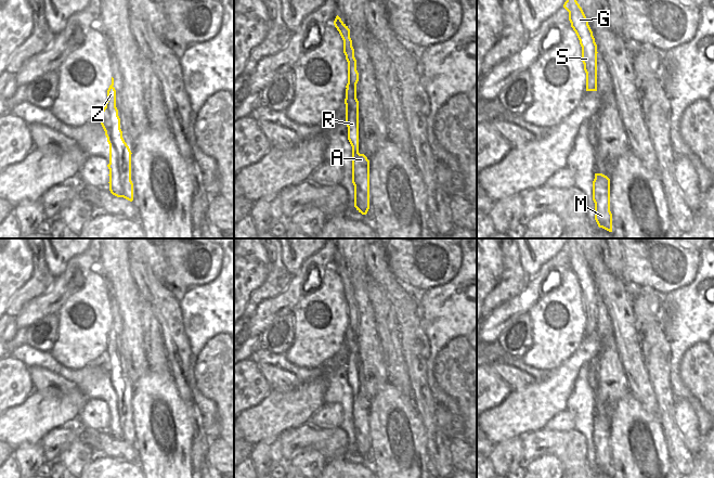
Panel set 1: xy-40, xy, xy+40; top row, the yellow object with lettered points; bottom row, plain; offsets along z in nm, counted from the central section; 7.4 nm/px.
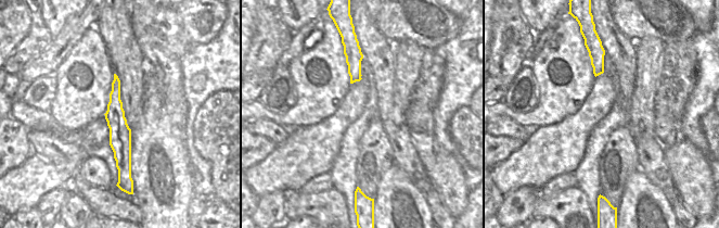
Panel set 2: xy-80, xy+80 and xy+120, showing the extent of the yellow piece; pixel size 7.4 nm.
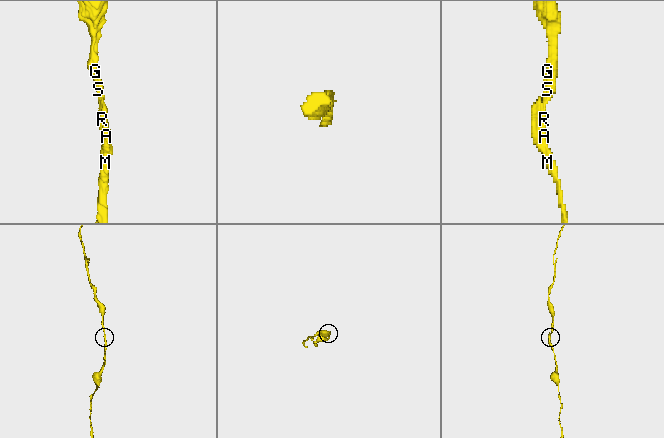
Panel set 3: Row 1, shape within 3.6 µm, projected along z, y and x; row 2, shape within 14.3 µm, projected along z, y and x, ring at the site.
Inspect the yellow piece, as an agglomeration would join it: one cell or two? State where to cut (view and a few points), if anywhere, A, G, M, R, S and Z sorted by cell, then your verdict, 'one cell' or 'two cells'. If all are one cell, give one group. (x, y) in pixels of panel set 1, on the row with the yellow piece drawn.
cut none; groups A G M R S Z; one cell

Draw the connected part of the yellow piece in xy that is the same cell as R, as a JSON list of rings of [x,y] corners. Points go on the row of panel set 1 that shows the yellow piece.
[[[337,15],[334,25],[343,40],[343,53],[348,62],[348,83],[346,86],[346,125],[348,140],[352,146],[352,183],[354,185],[354,207],[362,215],[369,209],[369,160],[359,153],[359,101],[356,99],[356,83],[359,73],[354,49],[350,38],[350,29]]]

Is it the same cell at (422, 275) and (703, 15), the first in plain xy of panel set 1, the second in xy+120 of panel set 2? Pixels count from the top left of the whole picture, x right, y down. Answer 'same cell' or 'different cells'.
different cells

